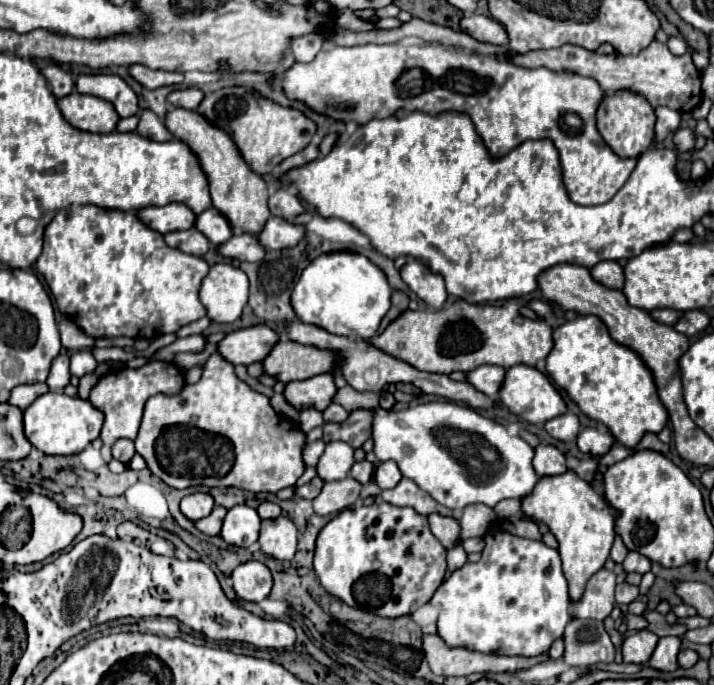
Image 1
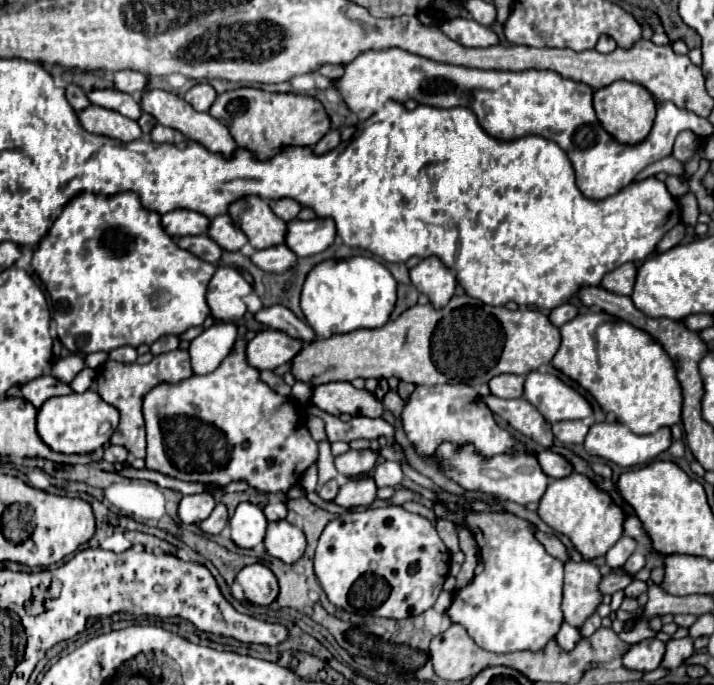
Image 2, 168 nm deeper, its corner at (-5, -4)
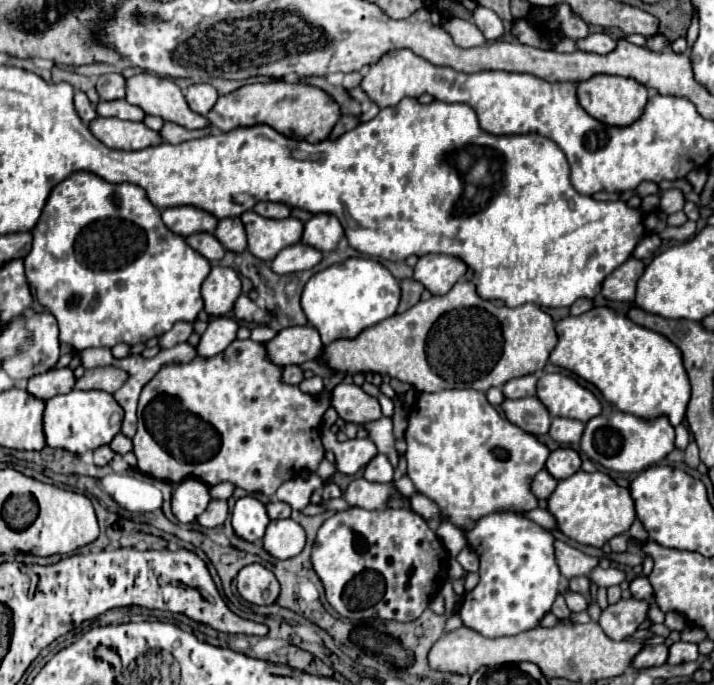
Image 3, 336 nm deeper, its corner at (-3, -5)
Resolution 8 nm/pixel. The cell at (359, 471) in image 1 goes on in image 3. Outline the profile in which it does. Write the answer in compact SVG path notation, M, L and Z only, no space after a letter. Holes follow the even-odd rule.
M332 431L322 433L322 441L326 449L334 451L336 455L336 469L348 475L358 473L366 467L366 463L378 453L376 445L370 439L348 439L344 443L336 441L336 435Z

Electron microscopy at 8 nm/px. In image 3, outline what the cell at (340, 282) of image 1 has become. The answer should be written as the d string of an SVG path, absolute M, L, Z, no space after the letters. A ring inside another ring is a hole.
M352 257L316 273L302 291L302 309L308 323L320 331L324 345L336 339L354 339L364 329L392 317L400 303L400 283L376 259Z

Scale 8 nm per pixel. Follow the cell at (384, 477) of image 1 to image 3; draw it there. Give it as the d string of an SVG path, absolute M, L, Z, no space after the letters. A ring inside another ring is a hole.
M378 453L366 467L364 467L364 479L374 481L374 483L390 483L392 481L392 465L386 459L386 455Z

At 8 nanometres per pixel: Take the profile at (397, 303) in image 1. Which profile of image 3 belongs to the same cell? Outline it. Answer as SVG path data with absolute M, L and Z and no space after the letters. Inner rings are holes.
M402 279L400 281L400 287L402 287L402 301L400 301L400 307L398 307L398 313L414 307L418 301L420 301L420 295L424 291L422 283L414 281L414 279Z

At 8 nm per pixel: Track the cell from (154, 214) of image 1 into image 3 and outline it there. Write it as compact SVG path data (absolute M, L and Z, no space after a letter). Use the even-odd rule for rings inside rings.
M182 205L182 207L168 207L162 211L162 221L166 227L182 237L188 237L198 231L214 233L218 219L210 215L208 211L202 211L192 205Z

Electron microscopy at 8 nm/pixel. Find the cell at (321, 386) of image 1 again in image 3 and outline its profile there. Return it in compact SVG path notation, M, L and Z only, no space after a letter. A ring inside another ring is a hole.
M340 383L332 391L332 407L344 421L364 425L382 417L380 403L354 383Z

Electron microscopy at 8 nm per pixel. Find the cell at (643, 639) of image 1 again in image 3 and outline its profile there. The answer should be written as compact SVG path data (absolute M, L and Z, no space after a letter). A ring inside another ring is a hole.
M648 645L644 647L632 661L632 667L638 669L646 669L646 667L656 667L656 665L664 665L668 659L668 647L666 645Z

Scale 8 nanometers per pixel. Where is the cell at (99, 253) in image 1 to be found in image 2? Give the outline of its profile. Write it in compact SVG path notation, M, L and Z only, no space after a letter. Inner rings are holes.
M122 192L116 196L80 194L68 202L56 218L46 238L32 256L32 268L52 298L52 320L56 322L60 342L72 354L110 352L120 346L154 344L160 336L182 334L192 326L202 326L210 316L206 288L216 266L204 262L176 246L164 232L160 214L144 210L138 194Z

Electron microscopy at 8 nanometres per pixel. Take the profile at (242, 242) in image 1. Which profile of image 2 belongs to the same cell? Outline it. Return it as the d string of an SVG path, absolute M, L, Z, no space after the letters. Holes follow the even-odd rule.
M278 244L278 246L264 248L264 250L256 250L250 256L250 260L264 272L284 272L284 270L292 268L298 258L292 250L288 250L288 246Z

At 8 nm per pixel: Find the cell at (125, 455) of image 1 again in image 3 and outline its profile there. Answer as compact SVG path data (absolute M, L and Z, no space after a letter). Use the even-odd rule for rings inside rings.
M108 445L94 449L94 465L108 465L112 457L114 457L114 451Z

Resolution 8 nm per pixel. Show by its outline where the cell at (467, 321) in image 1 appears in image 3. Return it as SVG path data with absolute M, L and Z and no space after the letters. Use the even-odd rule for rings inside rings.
M464 281L446 295L418 301L412 309L368 327L352 341L340 339L326 345L322 359L334 371L374 371L428 393L444 389L488 391L510 379L542 371L554 345L554 321L536 303L496 307L476 293L472 281Z

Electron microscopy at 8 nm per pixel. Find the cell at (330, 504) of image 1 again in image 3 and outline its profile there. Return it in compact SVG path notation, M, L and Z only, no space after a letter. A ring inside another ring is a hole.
M354 479L346 493L344 499L362 509L384 509L388 507L388 499L396 495L396 487L392 483L370 483L366 479Z

